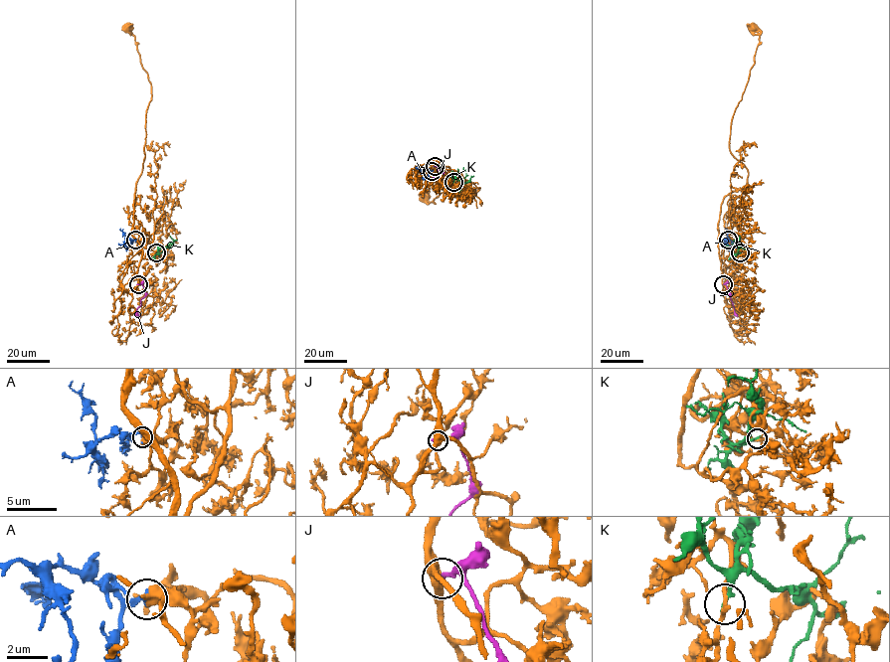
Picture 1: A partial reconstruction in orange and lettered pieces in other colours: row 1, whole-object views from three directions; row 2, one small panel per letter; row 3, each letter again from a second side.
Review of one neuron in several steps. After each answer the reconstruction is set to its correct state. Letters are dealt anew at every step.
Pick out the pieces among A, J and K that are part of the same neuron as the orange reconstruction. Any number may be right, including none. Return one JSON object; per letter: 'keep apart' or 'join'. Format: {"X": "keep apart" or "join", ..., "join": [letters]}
{"A": "join", "J": "keep apart", "K": "keep apart", "join": ["A"]}

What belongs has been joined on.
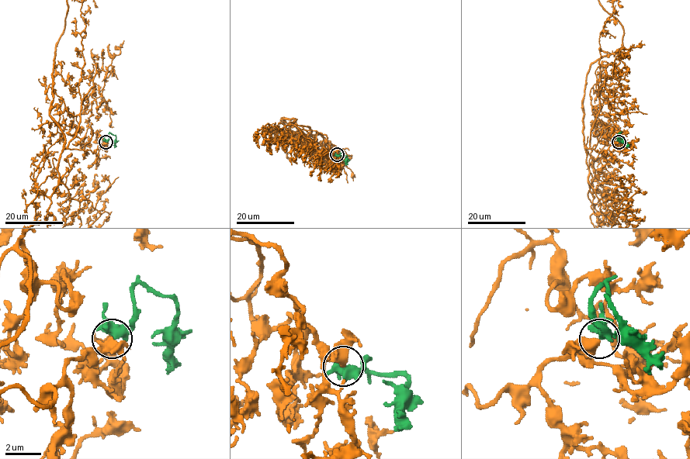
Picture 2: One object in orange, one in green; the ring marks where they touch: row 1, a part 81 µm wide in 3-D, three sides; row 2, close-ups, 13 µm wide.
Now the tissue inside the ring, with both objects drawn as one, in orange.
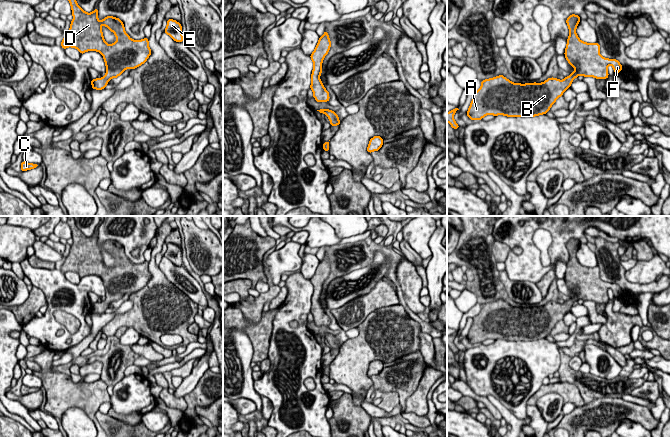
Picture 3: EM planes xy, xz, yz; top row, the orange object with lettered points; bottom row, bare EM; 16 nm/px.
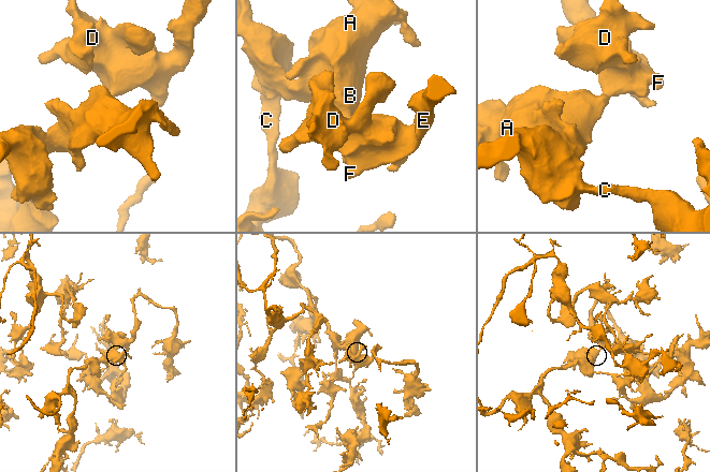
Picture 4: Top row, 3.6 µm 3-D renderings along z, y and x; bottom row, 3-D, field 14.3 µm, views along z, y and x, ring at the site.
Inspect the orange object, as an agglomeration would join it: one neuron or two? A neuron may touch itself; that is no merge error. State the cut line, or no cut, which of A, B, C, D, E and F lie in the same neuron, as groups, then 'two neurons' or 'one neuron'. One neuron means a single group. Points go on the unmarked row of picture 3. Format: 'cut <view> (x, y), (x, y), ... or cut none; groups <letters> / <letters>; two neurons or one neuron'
cut none; groups A B C D E F; one neuron

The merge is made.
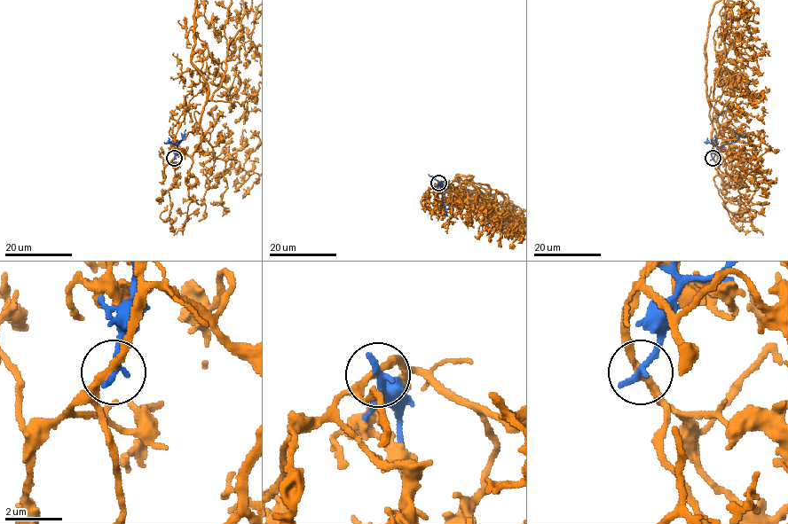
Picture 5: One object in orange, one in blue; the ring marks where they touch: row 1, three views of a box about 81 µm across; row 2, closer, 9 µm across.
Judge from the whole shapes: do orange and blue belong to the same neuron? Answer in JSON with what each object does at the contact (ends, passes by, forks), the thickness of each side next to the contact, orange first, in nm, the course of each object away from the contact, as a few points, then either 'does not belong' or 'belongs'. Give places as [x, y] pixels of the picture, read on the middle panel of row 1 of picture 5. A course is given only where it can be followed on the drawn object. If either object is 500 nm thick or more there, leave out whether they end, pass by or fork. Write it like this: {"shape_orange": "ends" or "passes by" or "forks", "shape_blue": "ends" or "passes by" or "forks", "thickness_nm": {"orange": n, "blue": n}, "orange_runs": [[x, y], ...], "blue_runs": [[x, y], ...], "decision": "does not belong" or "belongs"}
{"shape_orange": "passes by", "shape_blue": "ends", "thickness_nm": {"orange": 240, "blue": 280}, "blue_runs": [[438, 183], [447, 215], [445, 214]], "decision": "does not belong"}

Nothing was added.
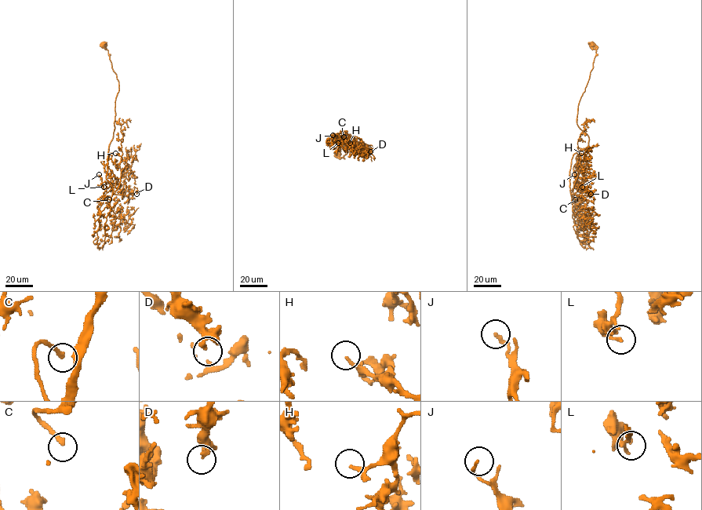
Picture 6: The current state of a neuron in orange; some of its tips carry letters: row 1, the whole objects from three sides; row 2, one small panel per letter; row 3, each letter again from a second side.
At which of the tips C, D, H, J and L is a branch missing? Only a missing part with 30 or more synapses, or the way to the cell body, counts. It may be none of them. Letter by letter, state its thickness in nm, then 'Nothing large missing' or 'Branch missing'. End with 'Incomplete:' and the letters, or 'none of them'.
C: Thickness 190 nm. Branch missing
D: Thickness 260 nm. Nothing large missing
H: Thickness 100 nm. Branch missing
J: Thickness 150 nm. Nothing large missing
L: Thickness 130 nm. Nothing large missing
Incomplete: C, H

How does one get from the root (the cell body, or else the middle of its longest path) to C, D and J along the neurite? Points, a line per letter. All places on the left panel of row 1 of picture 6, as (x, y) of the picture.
C: (103, 45), (118, 87), (114, 130), (107, 156), (106, 180), (113, 190), (109, 199)
D: (103, 45), (118, 87), (106, 180), (113, 194), (127, 196), (134, 187), (136, 194)
J: (103, 45), (118, 81), (106, 176), (113, 194), (120, 179), (114, 175), (110, 182), (102, 183), (99, 174)

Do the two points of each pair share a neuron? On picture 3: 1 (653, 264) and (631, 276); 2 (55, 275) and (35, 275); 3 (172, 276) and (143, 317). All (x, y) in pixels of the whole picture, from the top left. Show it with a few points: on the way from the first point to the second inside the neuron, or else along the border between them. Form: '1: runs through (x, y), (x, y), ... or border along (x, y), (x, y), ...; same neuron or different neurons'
1: runs through (648, 269), (645, 272), (636, 274); same neuron
2: runs through (50, 275), (40, 275); same neuron
3: border along (158, 266), (165, 277), (186, 295); different neurons

